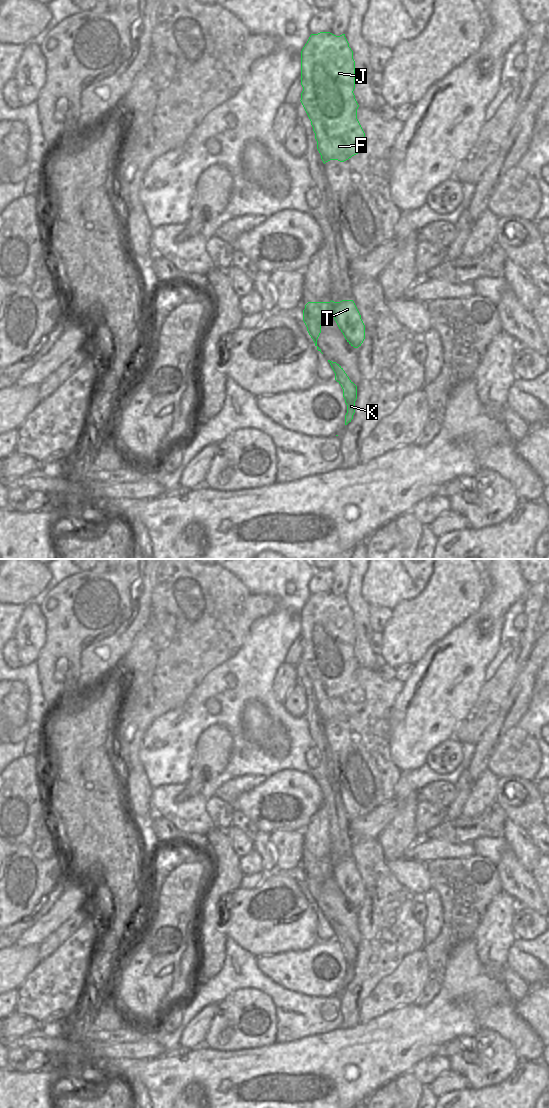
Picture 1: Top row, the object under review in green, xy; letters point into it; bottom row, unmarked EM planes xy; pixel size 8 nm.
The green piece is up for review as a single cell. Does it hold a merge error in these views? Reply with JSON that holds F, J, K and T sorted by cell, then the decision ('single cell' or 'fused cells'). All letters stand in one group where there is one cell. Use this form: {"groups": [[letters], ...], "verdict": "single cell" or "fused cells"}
{"groups": [["F", "J", "T"], ["K"]], "verdict": "fused cells"}

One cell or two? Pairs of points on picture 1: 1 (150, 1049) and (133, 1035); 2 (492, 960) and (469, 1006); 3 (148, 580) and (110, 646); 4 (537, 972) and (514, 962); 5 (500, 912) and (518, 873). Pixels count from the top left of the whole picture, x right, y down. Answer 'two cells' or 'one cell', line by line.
1: two cells
2: two cells
3: one cell
4: one cell
5: two cells

